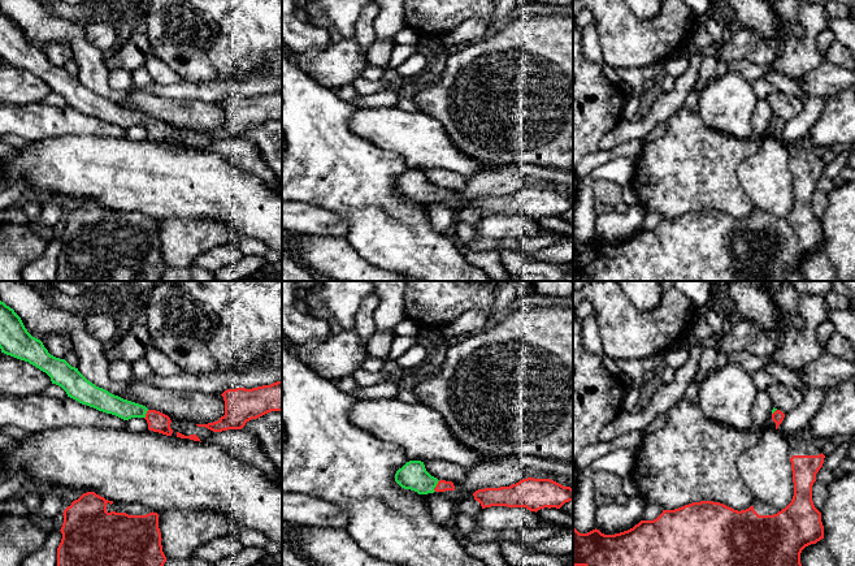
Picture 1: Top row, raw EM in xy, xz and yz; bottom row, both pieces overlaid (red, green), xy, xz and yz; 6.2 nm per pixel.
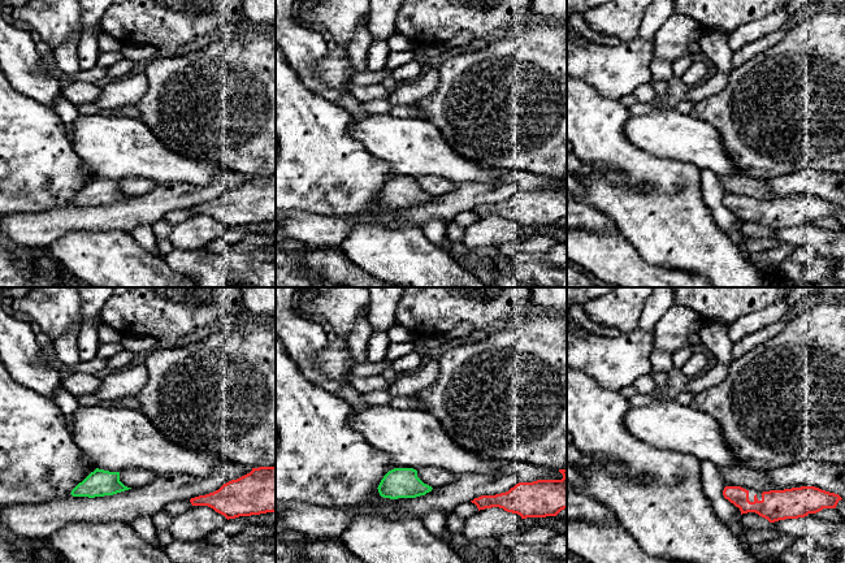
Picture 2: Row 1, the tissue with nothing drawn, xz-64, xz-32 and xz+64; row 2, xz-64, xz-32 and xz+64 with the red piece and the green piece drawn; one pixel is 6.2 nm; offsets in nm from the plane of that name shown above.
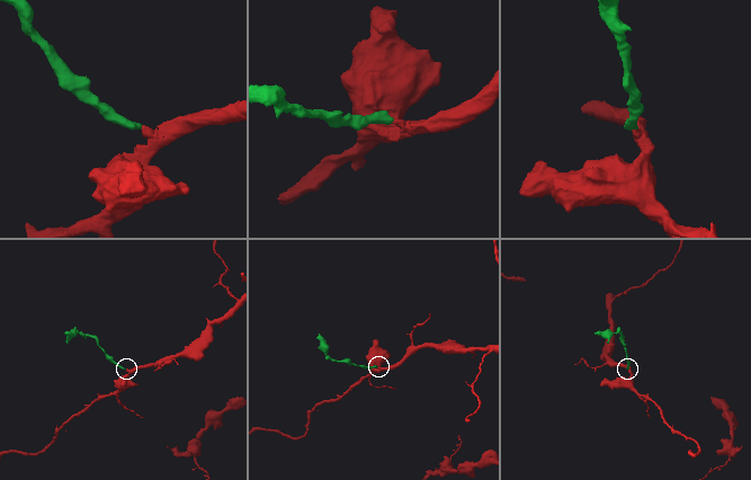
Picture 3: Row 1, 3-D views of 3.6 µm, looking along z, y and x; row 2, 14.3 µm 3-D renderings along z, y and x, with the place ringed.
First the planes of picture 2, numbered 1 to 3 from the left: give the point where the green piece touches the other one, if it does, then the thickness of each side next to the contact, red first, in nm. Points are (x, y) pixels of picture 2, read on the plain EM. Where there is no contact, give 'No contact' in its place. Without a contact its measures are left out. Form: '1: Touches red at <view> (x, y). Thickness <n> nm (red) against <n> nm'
1: No contact
2: No contact
3: No contact

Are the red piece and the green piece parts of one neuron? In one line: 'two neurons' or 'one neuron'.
one neuron

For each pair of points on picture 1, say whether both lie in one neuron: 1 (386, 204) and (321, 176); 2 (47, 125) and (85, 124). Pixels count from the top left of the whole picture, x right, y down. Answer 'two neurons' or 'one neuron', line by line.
1: one neuron
2: one neuron

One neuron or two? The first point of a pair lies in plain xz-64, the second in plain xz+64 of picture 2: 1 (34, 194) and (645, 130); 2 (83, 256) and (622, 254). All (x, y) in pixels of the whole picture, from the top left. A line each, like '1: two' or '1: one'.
1: two
2: two

